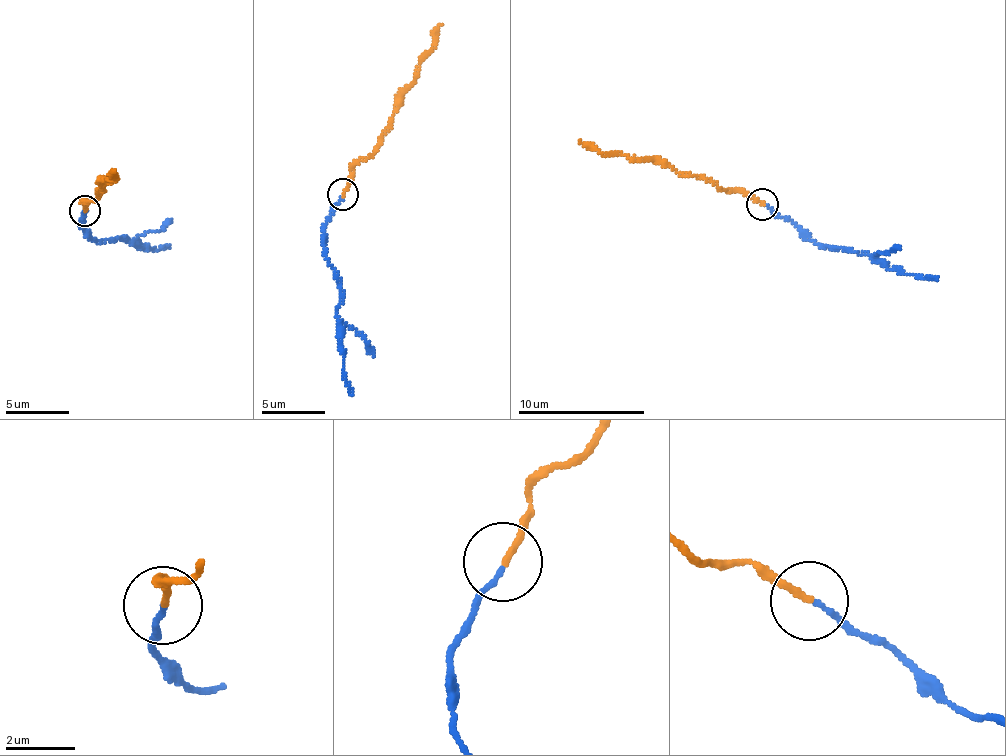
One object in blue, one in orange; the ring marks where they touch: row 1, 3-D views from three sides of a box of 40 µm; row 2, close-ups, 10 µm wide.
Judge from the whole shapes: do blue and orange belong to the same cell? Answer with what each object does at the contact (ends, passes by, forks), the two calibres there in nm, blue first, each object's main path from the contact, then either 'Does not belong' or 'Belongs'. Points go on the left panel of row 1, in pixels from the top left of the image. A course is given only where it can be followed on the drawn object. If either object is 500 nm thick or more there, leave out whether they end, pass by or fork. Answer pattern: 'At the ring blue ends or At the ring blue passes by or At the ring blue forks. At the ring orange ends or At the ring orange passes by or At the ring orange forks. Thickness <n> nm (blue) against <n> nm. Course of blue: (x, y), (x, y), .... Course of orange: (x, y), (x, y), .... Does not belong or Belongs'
At the ring blue ends. At the ring orange ends. Thickness 130 nm (blue) against 180 nm. Course of blue: (86, 211), (81, 222), (87, 235), (126, 239), (141, 248), (160, 249), (169, 244). Course of orange: (85, 211), (84, 200), (93, 201), (103, 181), (113, 181), (115, 170). Does not belong

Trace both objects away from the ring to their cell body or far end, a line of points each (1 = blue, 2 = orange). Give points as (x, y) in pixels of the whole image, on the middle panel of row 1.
1: (343, 197), (326, 223), (321, 245), (340, 291), (336, 316), (345, 385), (352, 394)
2: (343, 194), (354, 167), (378, 147), (405, 89), (442, 25)

